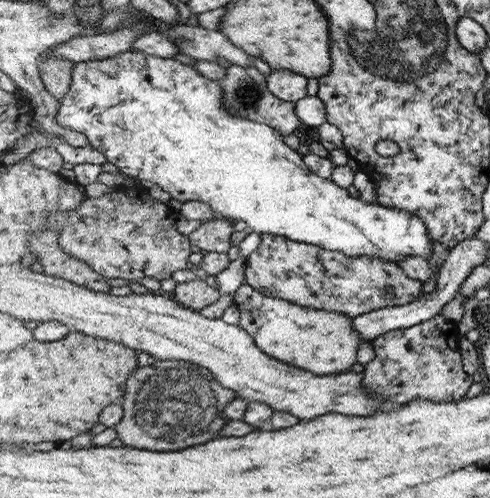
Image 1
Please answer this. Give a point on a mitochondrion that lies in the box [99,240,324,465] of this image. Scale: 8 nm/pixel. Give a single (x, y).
(172, 404)

